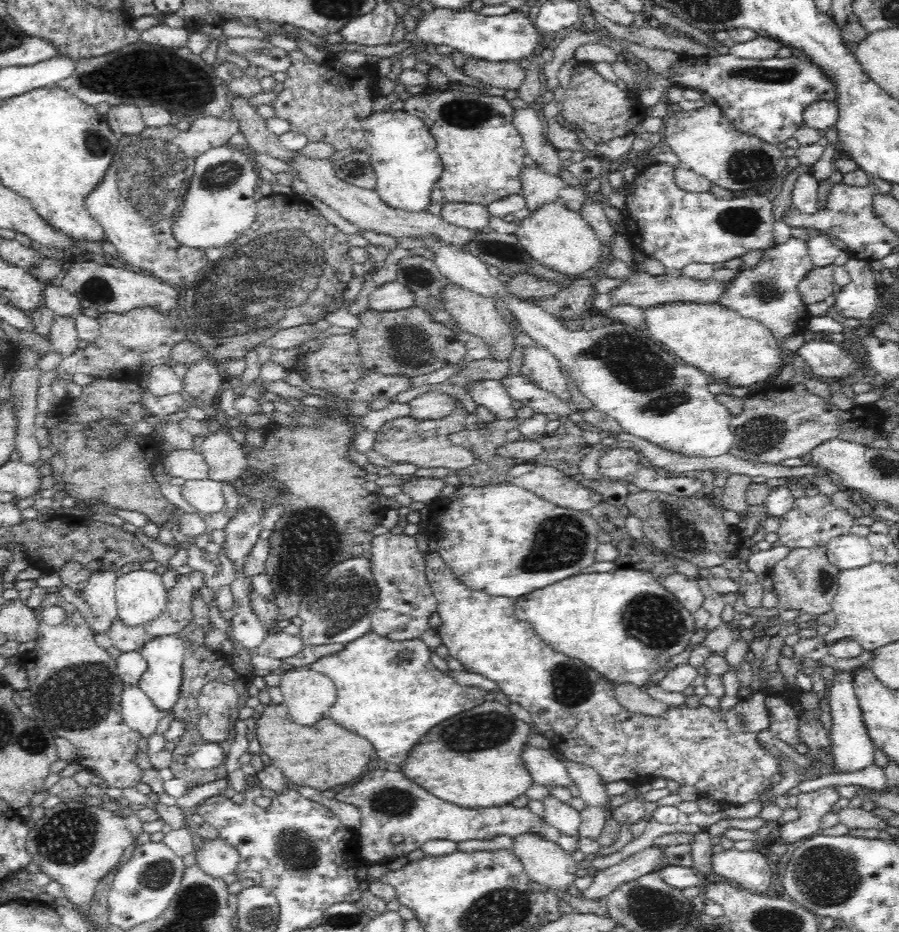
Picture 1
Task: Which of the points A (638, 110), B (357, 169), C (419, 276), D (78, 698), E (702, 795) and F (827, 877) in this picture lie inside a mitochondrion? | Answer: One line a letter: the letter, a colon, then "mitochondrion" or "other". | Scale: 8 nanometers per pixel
A: other
B: mitochondrion
C: mitochondrion
D: mitochondrion
E: other
F: mitochondrion

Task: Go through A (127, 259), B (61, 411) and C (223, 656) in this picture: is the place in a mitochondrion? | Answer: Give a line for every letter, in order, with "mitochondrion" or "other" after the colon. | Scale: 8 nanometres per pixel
A: other
B: other
C: other

